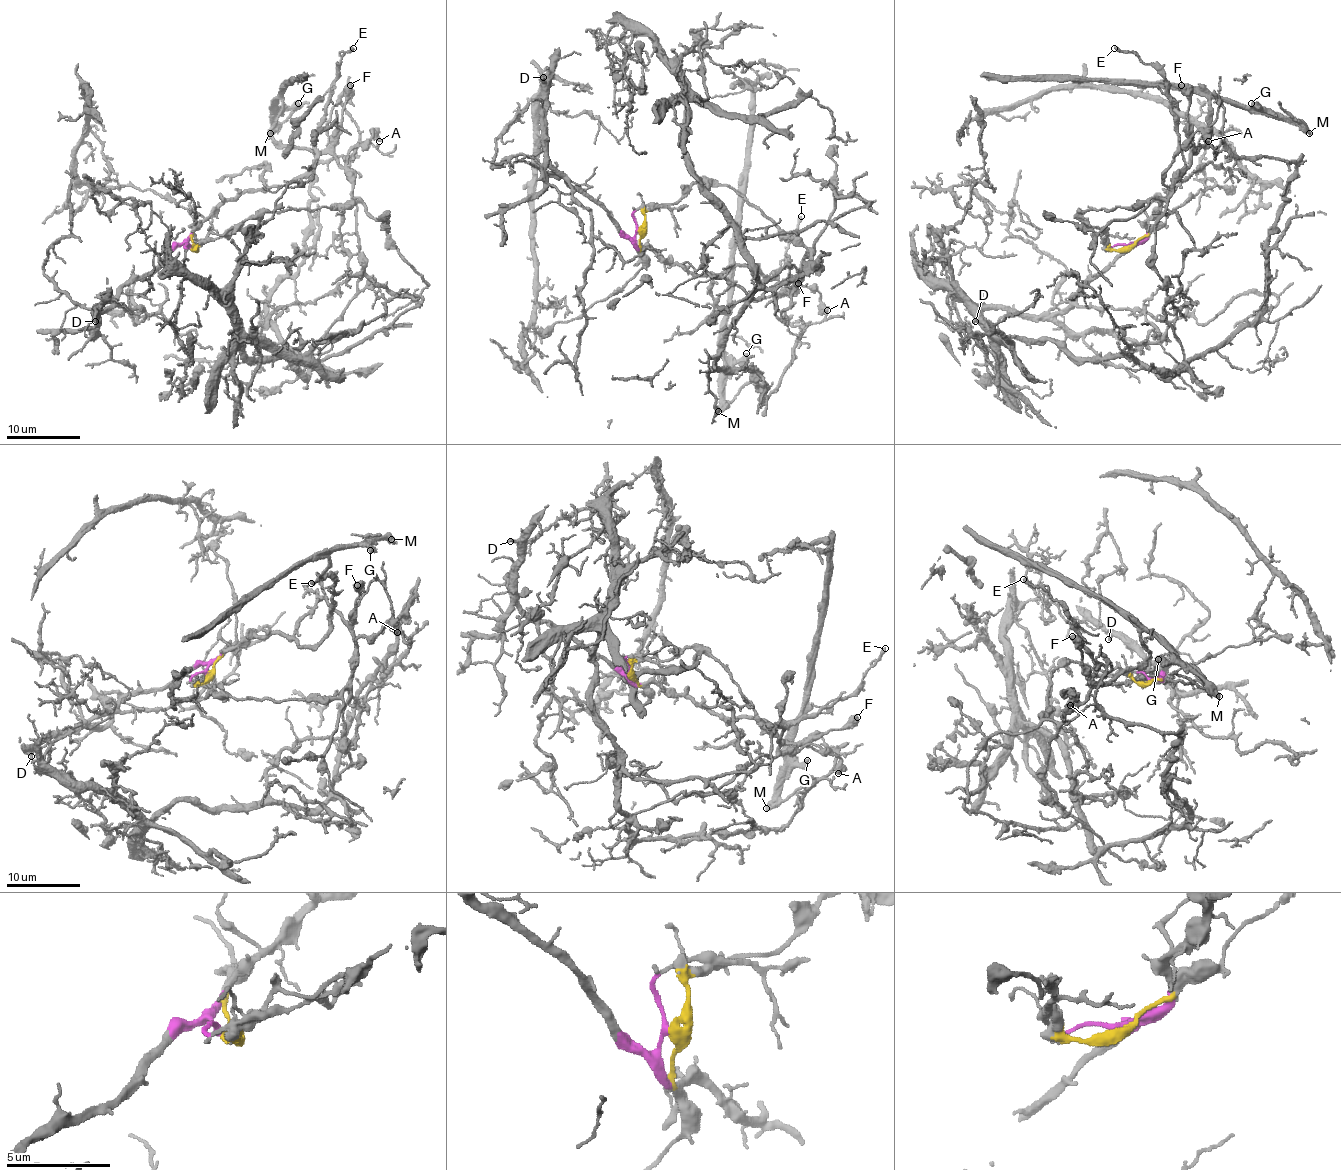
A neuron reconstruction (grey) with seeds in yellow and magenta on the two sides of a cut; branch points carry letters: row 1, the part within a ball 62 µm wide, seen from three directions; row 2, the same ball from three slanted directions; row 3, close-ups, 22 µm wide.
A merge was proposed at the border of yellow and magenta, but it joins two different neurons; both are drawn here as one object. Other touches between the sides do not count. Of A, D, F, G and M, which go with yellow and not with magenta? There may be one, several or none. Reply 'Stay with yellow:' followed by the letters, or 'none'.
Stay with yellow: A, F, G, M

